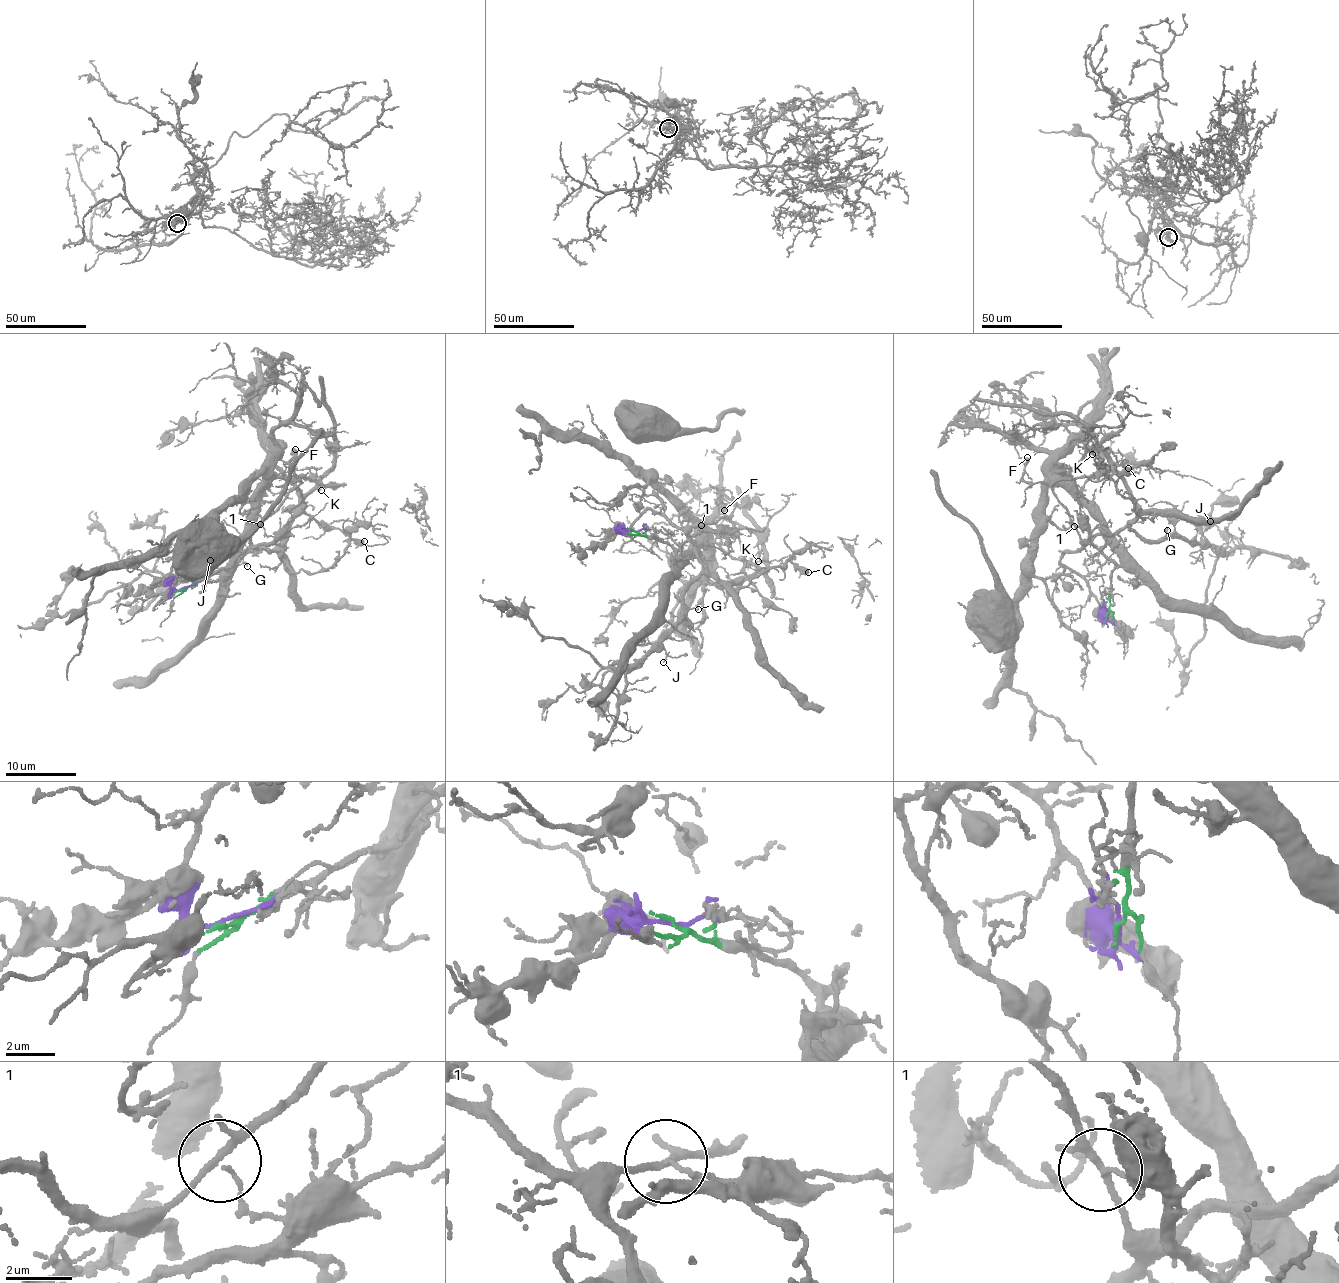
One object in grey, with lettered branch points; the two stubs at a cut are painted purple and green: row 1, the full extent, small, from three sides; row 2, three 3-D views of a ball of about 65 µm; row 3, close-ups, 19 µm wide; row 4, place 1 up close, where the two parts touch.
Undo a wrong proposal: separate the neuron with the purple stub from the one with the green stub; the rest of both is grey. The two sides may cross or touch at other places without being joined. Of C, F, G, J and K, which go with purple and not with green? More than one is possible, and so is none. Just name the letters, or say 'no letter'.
C, F, G, J

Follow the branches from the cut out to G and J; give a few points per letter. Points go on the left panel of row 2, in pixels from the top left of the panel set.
G: (180, 589), (172, 585), (173, 557), (207, 526), (249, 538), (258, 550), (233, 565), (246, 565)
J: (180, 589), (172, 585), (173, 557), (207, 526), (249, 538), (258, 550), (211, 575), (210, 560)

